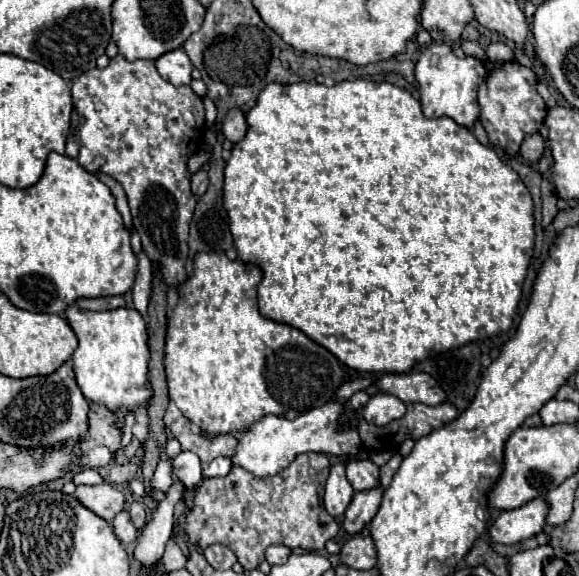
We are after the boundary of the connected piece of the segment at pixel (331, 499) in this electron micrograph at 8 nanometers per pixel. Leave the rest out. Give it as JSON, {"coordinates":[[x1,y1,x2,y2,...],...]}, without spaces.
{"coordinates":[[347,457,345,461,337,463,331,467,329,479,325,483,325,495,323,495,323,505,327,509,327,513,331,517,341,517,347,509,347,505,351,503,351,497,355,493,355,489,351,487,351,483,345,477,345,467,351,459]]}

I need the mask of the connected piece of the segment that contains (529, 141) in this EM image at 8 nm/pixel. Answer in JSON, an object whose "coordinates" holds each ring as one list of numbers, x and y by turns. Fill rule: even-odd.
{"coordinates":[[533,133,533,135,529,135,529,137,521,143,521,155,523,155,523,159,529,161,529,163,539,161,543,149,545,149,545,139,541,137,541,133]]}

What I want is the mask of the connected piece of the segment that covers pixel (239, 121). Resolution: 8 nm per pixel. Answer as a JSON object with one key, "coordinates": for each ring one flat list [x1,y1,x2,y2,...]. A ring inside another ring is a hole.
{"coordinates":[[231,109,223,121,223,135,231,143,239,143,247,133,247,119,241,109]]}

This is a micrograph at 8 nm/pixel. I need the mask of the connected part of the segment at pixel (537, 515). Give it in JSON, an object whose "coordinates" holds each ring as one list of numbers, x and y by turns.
{"coordinates":[[535,497,533,501,525,503,519,509,501,511,501,515,491,525,489,535,493,541,503,545,515,545,519,541,535,537,541,533,545,525,547,511,549,505,545,503,543,497]]}

